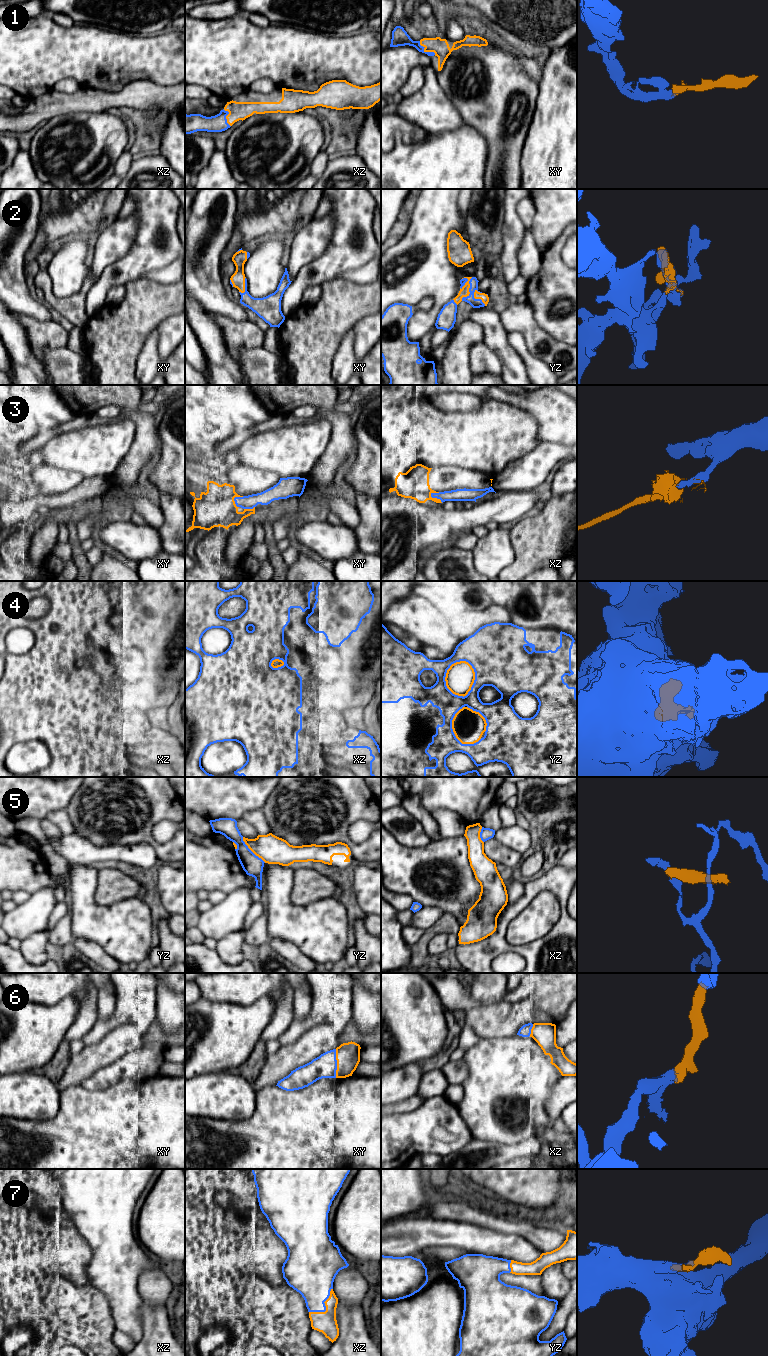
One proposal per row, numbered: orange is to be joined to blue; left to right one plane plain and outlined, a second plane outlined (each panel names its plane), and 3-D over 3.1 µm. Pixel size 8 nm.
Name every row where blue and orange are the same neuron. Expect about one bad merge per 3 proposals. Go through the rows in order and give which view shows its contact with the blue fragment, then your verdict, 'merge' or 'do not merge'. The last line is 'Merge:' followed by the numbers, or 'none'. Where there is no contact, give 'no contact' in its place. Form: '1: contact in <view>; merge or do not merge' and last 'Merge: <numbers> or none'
1: contact in xy; merge
2: contact in yz; merge
3: contact in xz; merge
4: contact in yz; do not merge
5: contact in yz; do not merge
6: contact in xy; merge
7: contact in xz; merge
Merge: 1, 2, 3, 6, 7

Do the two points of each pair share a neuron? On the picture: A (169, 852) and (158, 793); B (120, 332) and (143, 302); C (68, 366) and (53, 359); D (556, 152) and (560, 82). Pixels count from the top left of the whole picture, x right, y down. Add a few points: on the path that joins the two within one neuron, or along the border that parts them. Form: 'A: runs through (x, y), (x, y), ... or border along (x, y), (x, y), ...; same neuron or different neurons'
A: runs through (153, 842), (147, 836), (147, 821), (153, 809); same neuron
B: runs through (127, 325), (143, 309); same neuron
C: runs through (64, 365), (57, 361); same neuron
D: runs through (560, 135), (560, 99); same neuron

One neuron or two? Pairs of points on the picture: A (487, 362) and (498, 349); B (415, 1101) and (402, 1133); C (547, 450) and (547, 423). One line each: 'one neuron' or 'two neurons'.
A: two neurons
B: two neurons
C: two neurons

